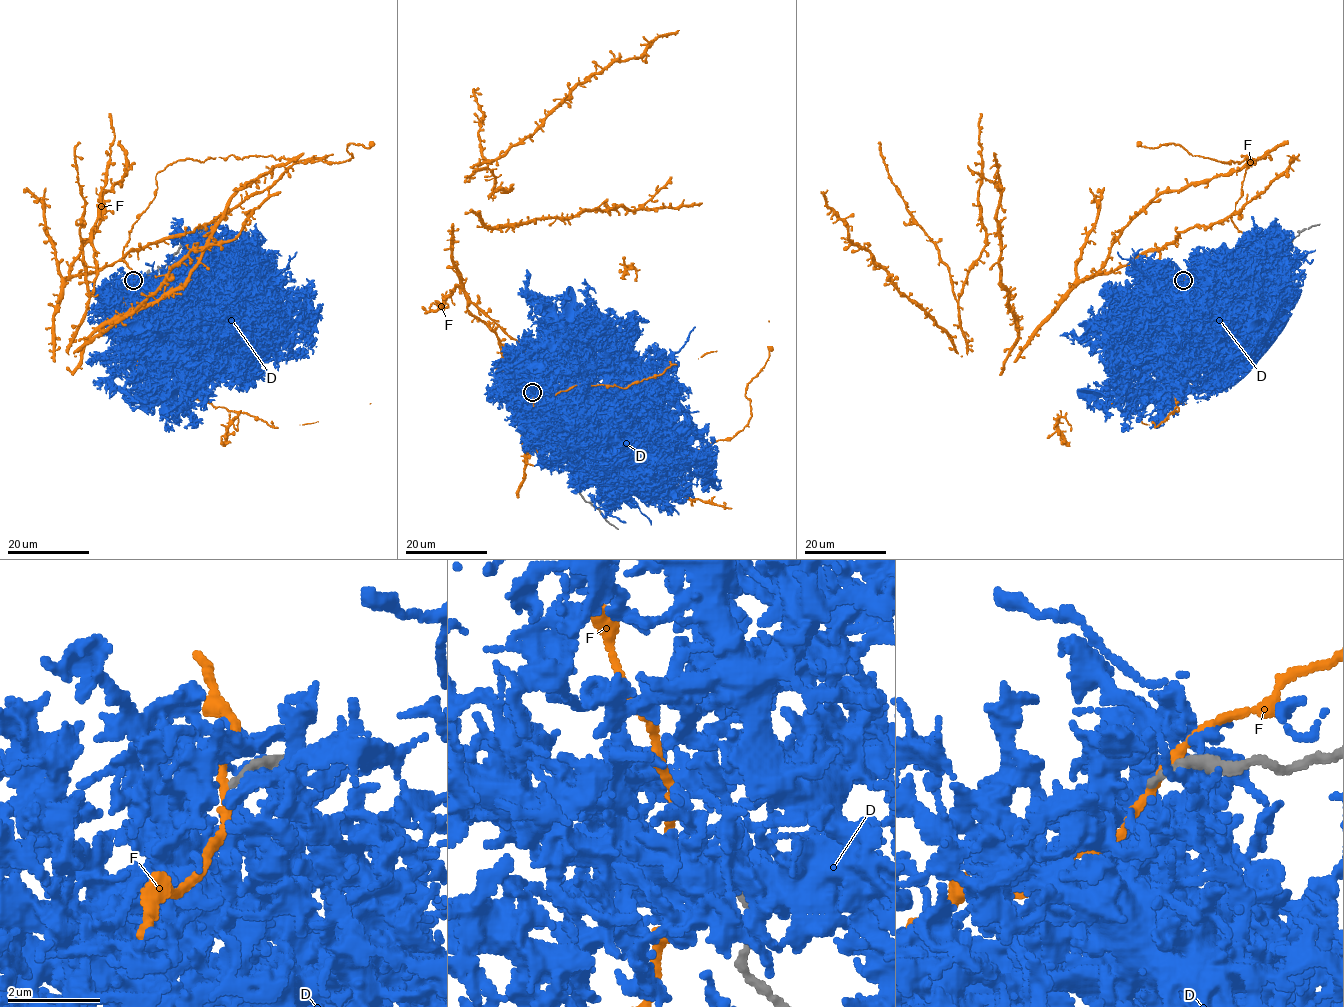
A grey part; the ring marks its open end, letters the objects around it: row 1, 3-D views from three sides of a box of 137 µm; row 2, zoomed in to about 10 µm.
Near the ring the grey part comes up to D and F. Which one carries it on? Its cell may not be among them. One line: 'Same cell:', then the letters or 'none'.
Same cell: none

